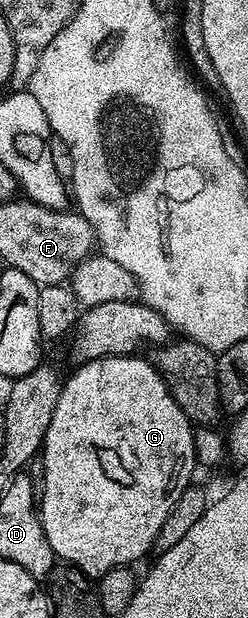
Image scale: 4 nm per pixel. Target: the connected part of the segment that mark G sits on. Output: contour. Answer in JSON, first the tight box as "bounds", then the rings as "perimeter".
{"bounds":[39,354,198,578],"perimeter":[[[134,354],[131,356],[108,356],[107,358],[99,358],[98,360],[88,360],[87,363],[74,367],[74,372],[67,376],[67,379],[61,385],[61,393],[59,394],[59,402],[55,402],[55,414],[51,414],[51,426],[47,426],[47,434],[45,435],[45,443],[43,445],[43,457],[45,460],[45,489],[43,490],[43,500],[39,504],[39,515],[41,517],[41,525],[47,534],[47,542],[51,542],[51,550],[54,557],[60,558],[64,563],[73,565],[74,568],[84,572],[90,578],[100,578],[103,574],[107,574],[107,570],[112,568],[123,568],[126,566],[136,565],[136,560],[140,556],[150,555],[155,538],[159,534],[163,522],[167,522],[167,514],[171,514],[171,510],[175,506],[175,502],[179,502],[179,494],[183,494],[185,488],[190,487],[193,476],[193,468],[198,467],[197,455],[195,454],[195,442],[193,434],[195,431],[194,425],[183,414],[183,410],[179,410],[179,406],[175,402],[173,395],[169,393],[169,388],[165,384],[165,380],[157,369],[153,367],[148,359],[140,360],[140,355]]]}

